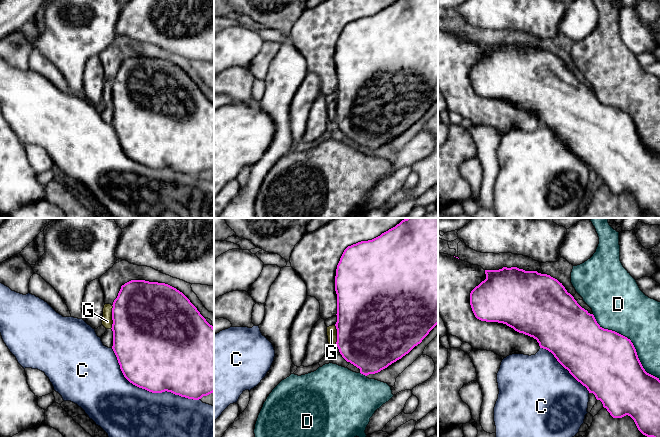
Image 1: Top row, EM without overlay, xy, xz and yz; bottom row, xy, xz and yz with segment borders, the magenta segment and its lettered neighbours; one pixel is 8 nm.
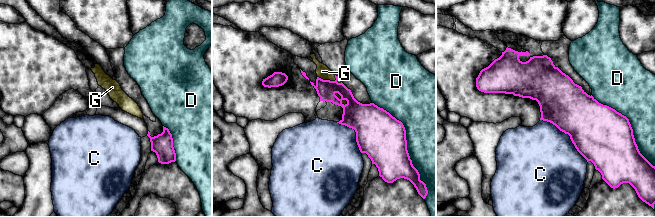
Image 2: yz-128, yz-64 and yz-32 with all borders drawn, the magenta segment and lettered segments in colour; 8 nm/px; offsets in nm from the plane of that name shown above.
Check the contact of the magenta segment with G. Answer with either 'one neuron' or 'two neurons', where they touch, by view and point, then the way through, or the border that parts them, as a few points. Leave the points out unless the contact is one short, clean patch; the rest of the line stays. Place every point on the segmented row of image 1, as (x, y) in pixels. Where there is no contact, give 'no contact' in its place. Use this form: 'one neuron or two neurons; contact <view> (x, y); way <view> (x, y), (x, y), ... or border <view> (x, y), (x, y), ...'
two neurons; contact xy (112, 317)

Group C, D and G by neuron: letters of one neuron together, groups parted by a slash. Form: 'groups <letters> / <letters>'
groups C / D / G

